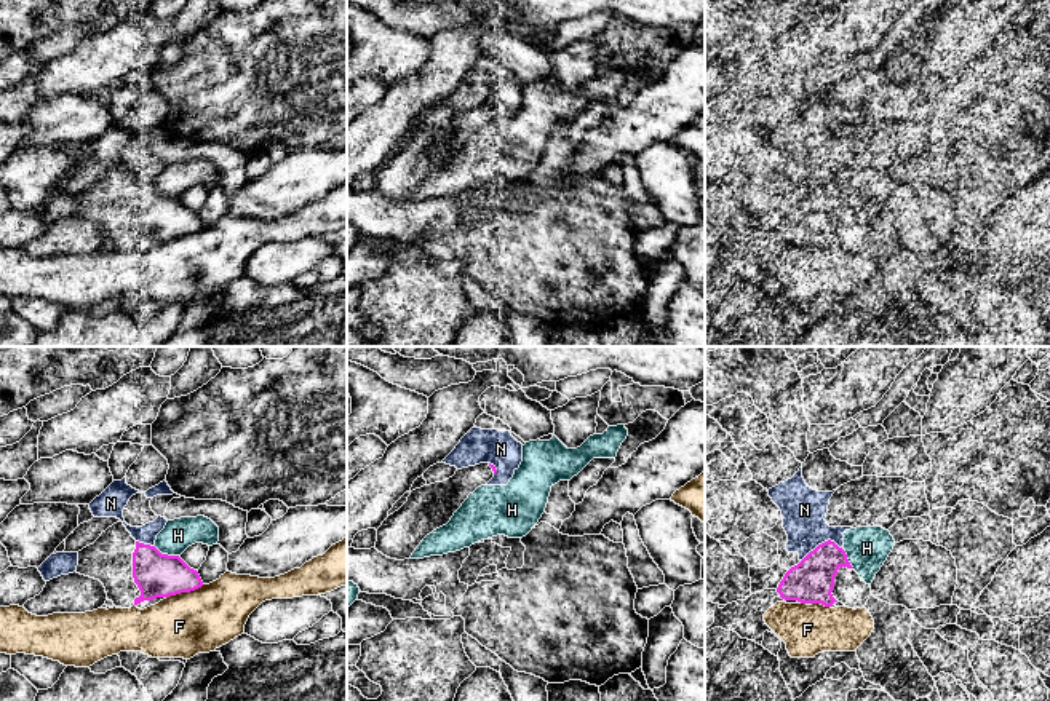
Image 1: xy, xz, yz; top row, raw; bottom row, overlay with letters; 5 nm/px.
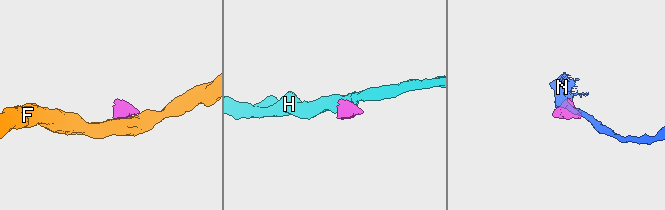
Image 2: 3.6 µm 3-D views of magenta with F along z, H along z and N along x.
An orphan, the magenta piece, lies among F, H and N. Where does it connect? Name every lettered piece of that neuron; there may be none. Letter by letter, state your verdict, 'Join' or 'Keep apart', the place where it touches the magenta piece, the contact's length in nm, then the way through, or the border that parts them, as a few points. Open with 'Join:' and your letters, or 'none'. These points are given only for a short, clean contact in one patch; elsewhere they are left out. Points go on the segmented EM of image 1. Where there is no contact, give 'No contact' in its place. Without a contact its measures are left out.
Join: none
F: Keep apart. Touches magenta at xy (184, 591). Shared border 200 nm
H: Keep apart. Touches magenta at xy (167, 554). Shared border 140 nm. Boundary: xy (154, 546), (162, 553), (178, 556)
N: Keep apart. Touches magenta at yz (822, 543). Shared border 220 nm

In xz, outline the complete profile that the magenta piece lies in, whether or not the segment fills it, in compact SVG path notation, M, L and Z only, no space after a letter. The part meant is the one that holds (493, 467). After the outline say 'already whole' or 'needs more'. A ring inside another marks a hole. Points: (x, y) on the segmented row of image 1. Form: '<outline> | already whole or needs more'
M479 463L457 469L443 482L412 490L408 501L377 529L376 549L390 559L411 559L422 540L446 525L468 495L495 473L494 465Z | needs more

